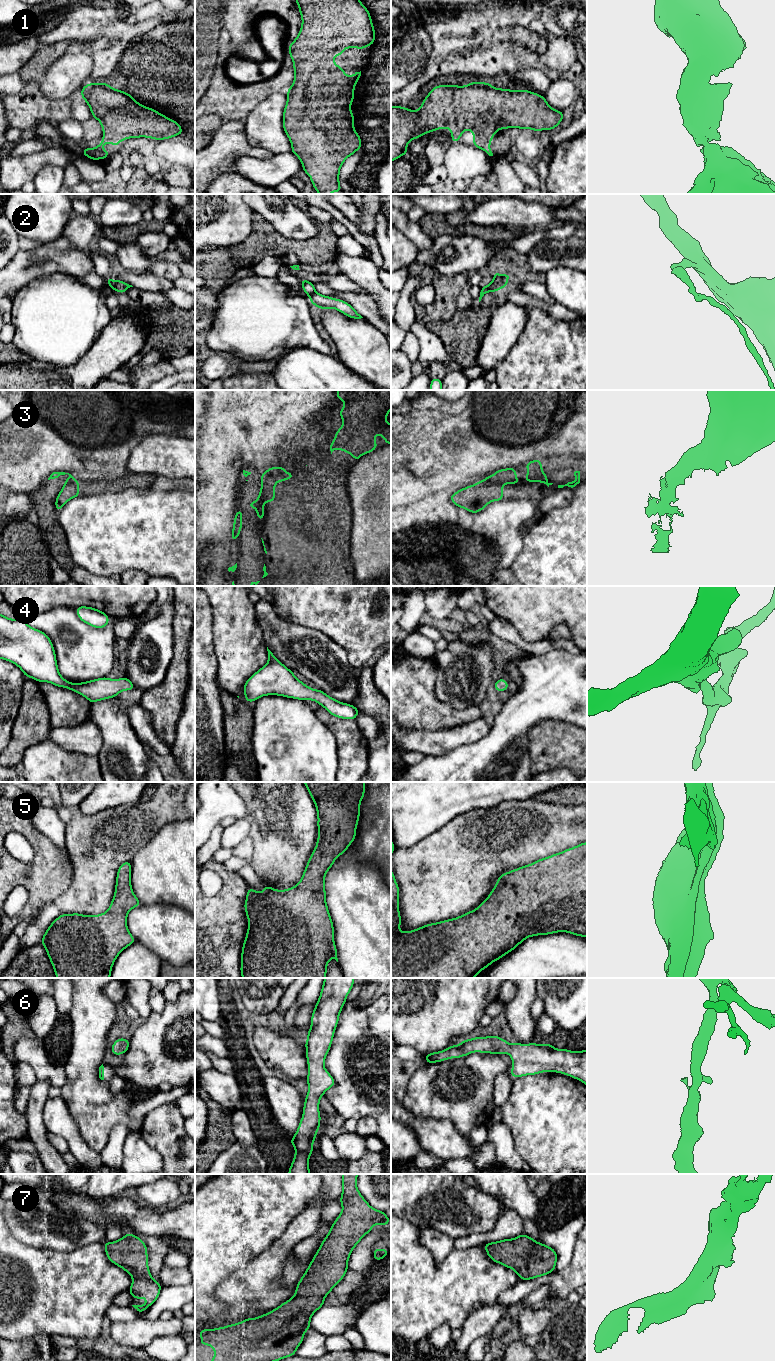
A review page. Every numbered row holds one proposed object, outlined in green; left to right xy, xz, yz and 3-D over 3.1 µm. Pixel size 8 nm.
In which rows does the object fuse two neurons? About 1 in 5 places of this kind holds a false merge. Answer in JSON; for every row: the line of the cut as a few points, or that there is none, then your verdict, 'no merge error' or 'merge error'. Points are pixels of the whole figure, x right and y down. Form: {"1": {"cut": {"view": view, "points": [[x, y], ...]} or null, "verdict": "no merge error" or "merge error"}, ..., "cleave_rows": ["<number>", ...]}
{"1": {"cut": null, "verdict": "no merge error"}, "2": {"cut": {"view": "xy", "points": [[114, 282], [116, 291]]}, "verdict": "merge error"}, "3": {"cut": {"view": "yz", "points": [[482, 480], [501, 484]]}, "verdict": "merge error"}, "4": {"cut": null, "verdict": "no merge error"}, "5": {"cut": null, "verdict": "no merge error"}, "6": {"cut": null, "verdict": "no merge error"}, "7": {"cut": null, "verdict": "no merge error"}, "cleave_rows": ["2", "3"]}

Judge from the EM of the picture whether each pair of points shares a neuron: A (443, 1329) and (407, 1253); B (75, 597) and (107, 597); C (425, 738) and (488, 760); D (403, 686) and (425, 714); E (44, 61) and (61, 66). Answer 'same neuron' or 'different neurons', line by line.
A: different neurons
B: same neuron
C: different neurons
D: same neuron
E: different neurons

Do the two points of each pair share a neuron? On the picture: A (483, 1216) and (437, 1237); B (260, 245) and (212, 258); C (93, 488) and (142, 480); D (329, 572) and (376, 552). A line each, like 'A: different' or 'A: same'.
A: different
B: same
C: same
D: different

